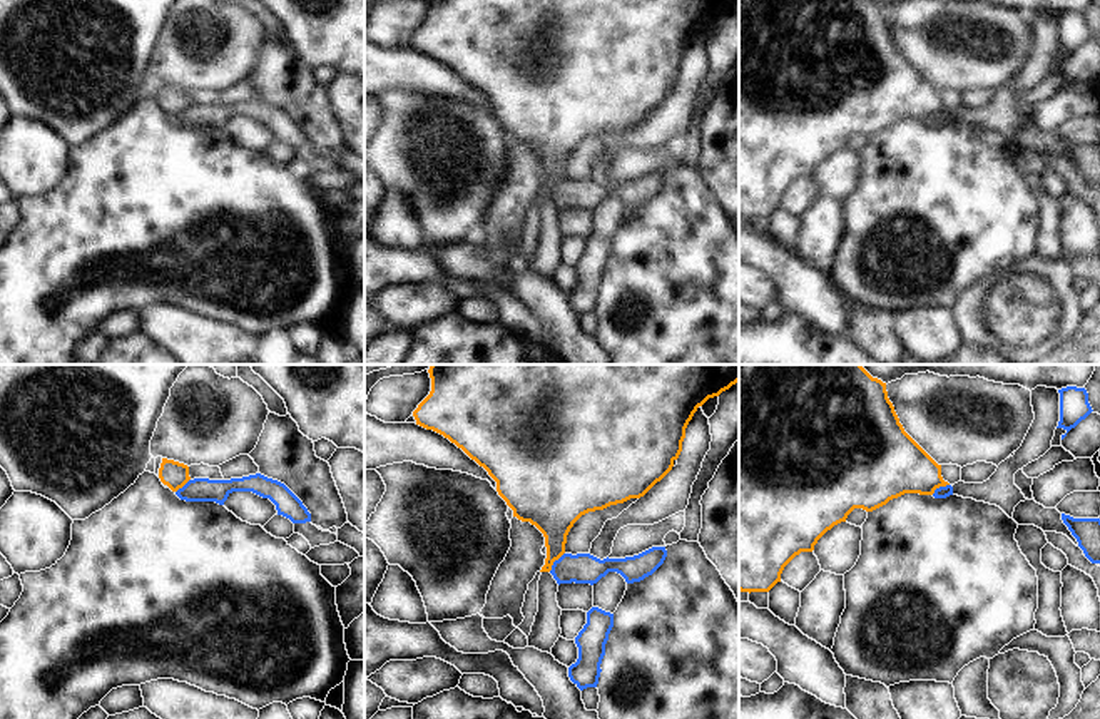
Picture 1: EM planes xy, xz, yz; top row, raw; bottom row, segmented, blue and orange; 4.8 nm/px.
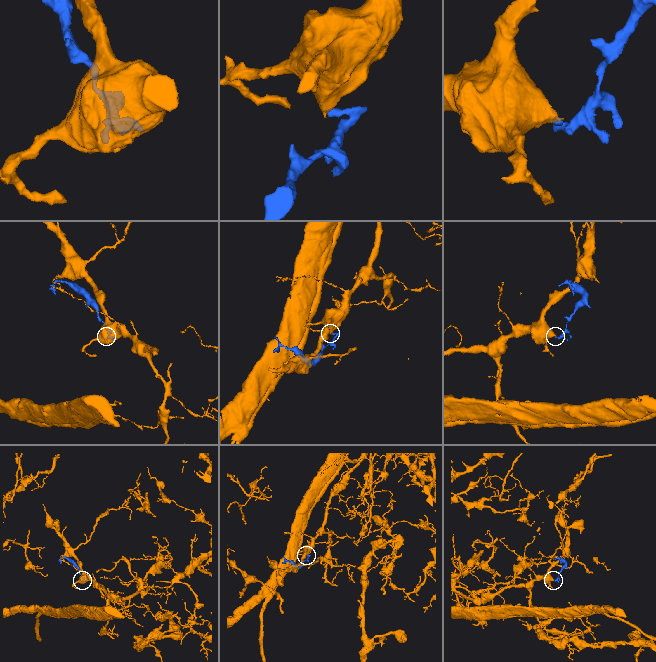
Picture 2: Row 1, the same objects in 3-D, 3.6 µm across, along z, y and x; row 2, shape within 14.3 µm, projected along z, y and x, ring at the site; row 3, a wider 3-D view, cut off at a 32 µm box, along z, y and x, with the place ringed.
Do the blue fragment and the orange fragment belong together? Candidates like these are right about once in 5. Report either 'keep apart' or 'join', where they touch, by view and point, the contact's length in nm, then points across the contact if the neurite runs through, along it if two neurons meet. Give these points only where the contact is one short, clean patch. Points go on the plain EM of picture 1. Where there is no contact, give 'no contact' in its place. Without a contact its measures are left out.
keep apart; meets blue in xz at (554, 188); contact 120 nm long; border along xz (564, 178), (549, 196)

